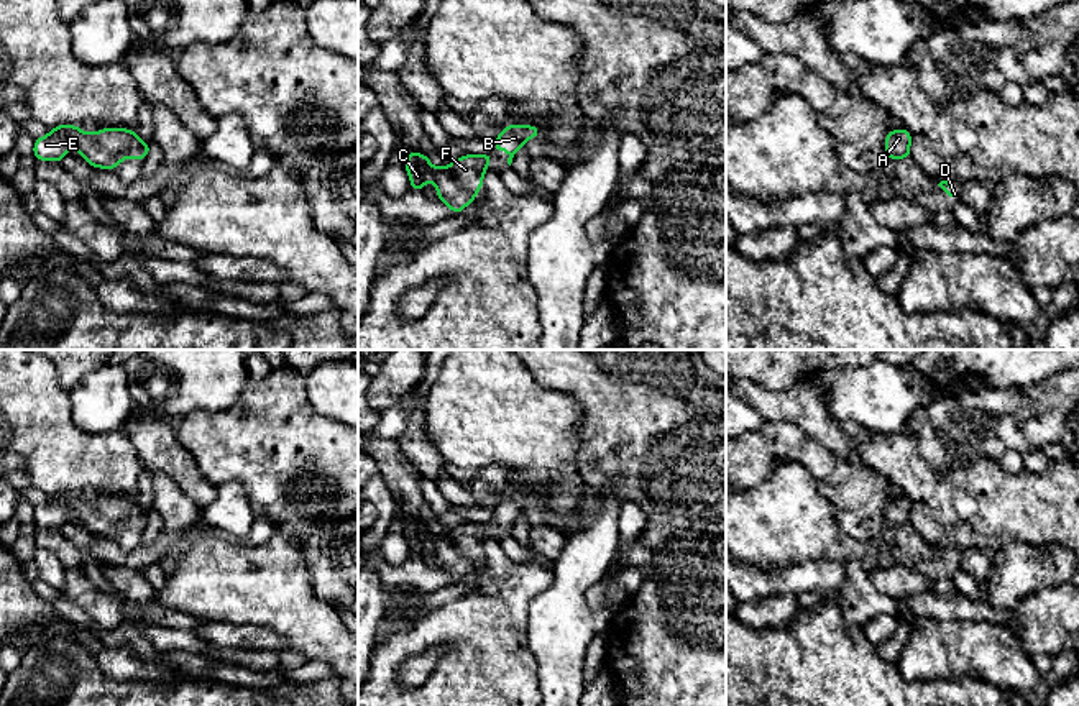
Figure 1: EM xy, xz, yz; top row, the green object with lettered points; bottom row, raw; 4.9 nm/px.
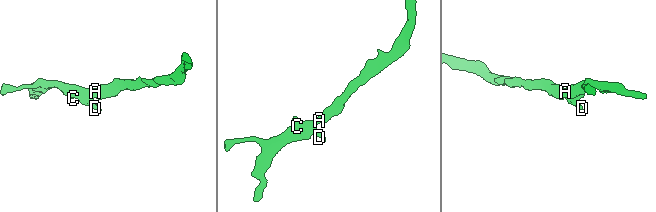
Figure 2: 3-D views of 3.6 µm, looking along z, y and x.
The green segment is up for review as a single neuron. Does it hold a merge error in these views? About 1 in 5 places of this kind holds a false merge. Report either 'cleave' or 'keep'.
keep

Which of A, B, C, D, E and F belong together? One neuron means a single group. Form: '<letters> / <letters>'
A B C D E F

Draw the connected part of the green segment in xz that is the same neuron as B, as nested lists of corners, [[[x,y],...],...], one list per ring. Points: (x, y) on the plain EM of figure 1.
[[[511,491],[494,507],[493,519],[506,517],[509,522],[507,532],[511,534],[514,522],[524,516],[527,506],[540,506],[540,496]]]

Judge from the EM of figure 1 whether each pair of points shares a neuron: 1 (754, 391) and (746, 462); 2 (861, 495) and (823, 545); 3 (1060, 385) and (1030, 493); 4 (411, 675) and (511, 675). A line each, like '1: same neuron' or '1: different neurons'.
1: different neurons
2: different neurons
3: different neurons
4: different neurons

